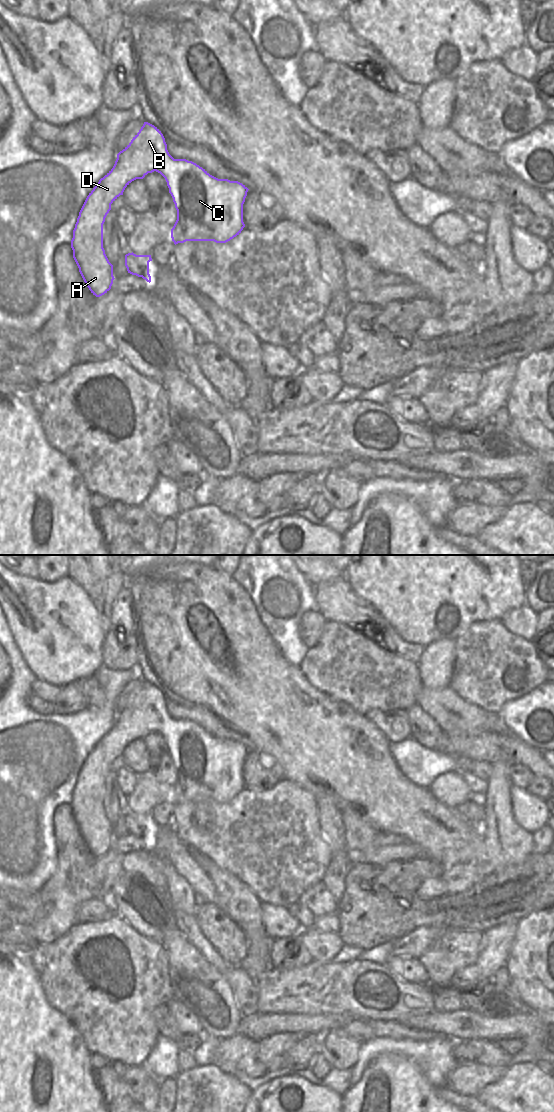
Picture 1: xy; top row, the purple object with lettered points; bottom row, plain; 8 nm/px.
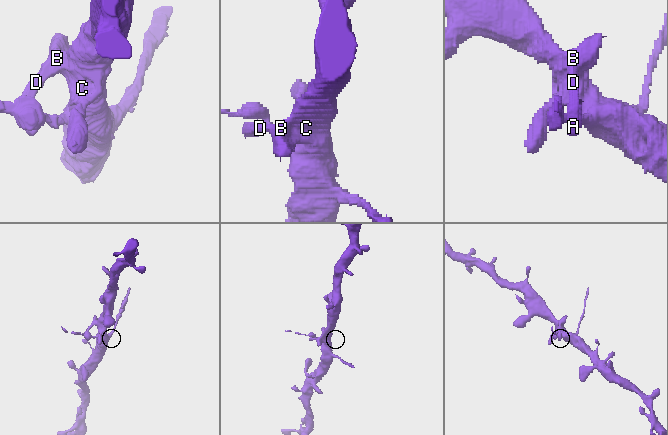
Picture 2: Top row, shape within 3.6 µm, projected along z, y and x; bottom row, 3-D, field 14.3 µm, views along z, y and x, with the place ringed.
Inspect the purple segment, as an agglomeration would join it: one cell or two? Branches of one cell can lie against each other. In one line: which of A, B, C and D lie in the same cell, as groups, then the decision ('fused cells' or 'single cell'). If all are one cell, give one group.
A B C D | single cell

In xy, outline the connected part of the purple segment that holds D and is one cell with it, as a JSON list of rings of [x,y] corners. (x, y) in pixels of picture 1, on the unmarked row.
[[[144,682],[131,702],[117,714],[113,728],[99,740],[87,756],[73,790],[73,818],[85,844],[96,857],[107,853],[115,839],[113,825],[103,808],[103,784],[111,770],[111,764],[123,755],[125,748],[132,741],[143,739],[154,731],[165,738],[177,770],[177,780],[171,789],[171,798],[175,805],[186,801],[226,803],[239,795],[245,787],[243,764],[249,749],[238,741],[218,739],[192,721],[174,719],[167,710],[161,691]]]

